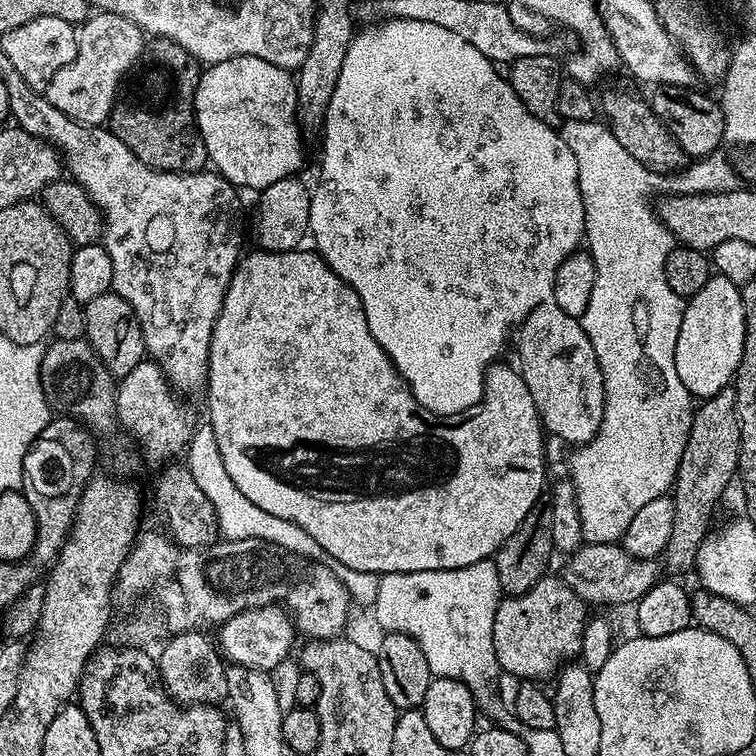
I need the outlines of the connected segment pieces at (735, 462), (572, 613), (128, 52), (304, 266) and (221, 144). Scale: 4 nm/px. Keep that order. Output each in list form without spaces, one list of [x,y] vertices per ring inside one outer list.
[[[726,387],[714,396],[707,397],[692,413],[692,425],[688,431],[686,450],[682,450],[682,458],[678,462],[676,483],[674,485],[674,530],[670,534],[670,542],[666,542],[662,553],[662,564],[667,575],[679,577],[679,572],[691,573],[696,567],[696,555],[702,542],[709,535],[708,522],[712,518],[712,510],[720,500],[720,495],[728,488],[732,476],[737,475],[740,466],[740,423],[736,392],[733,387]]]
[[[545,576],[526,594],[501,599],[494,614],[494,654],[501,673],[520,676],[516,678],[524,682],[540,682],[543,676],[559,673],[565,664],[579,657],[590,612],[563,578],[555,580],[554,576]]]
[[[97,11],[79,25],[78,39],[80,45],[74,62],[70,62],[70,66],[62,66],[62,70],[54,74],[46,95],[51,104],[62,110],[62,114],[83,124],[103,125],[117,107],[116,95],[120,92],[124,75],[135,66],[136,59],[143,52],[145,55],[146,33],[130,18]]]
[[[303,250],[291,252],[253,251],[249,256],[247,253],[236,265],[236,273],[233,274],[230,286],[226,290],[222,310],[214,322],[212,341],[210,342],[210,358],[208,359],[207,423],[214,430],[214,438],[218,438],[218,450],[222,450],[222,462],[226,462],[226,474],[230,474],[234,486],[238,486],[238,490],[242,490],[242,494],[246,494],[246,498],[250,498],[250,502],[254,502],[254,506],[266,510],[266,514],[274,514],[274,518],[286,518],[286,522],[294,522],[294,526],[302,526],[302,530],[306,530],[306,534],[310,534],[310,538],[314,538],[314,542],[318,542],[318,546],[322,546],[325,557],[329,561],[336,560],[332,562],[339,566],[350,566],[350,570],[366,570],[377,574],[417,572],[418,570],[454,570],[495,557],[502,542],[506,542],[506,538],[510,538],[510,534],[514,534],[514,530],[518,530],[518,526],[522,526],[522,518],[526,518],[526,514],[530,514],[534,502],[538,502],[542,498],[543,492],[540,491],[544,488],[544,436],[546,437],[546,432],[541,425],[540,415],[536,413],[534,398],[530,398],[530,390],[526,390],[526,382],[521,378],[519,371],[513,365],[511,368],[510,365],[504,364],[505,362],[493,364],[484,376],[484,397],[474,407],[468,408],[458,416],[438,417],[425,410],[416,401],[414,394],[408,389],[408,383],[401,378],[400,371],[392,364],[392,359],[384,353],[382,346],[378,346],[374,334],[370,334],[370,326],[366,322],[366,314],[362,310],[362,302],[358,298],[358,294],[349,284],[342,282],[342,278],[338,278],[338,274],[334,274],[334,270],[330,270],[330,266],[320,257],[319,252],[315,250],[309,250],[309,252],[302,252]]]
[[[239,56],[207,65],[200,72],[192,108],[194,123],[208,152],[211,167],[237,189],[264,189],[279,179],[295,177],[303,166],[304,144],[300,141],[302,129],[296,115],[296,82],[289,69],[274,66],[274,62],[266,62],[266,58],[253,56]]]

